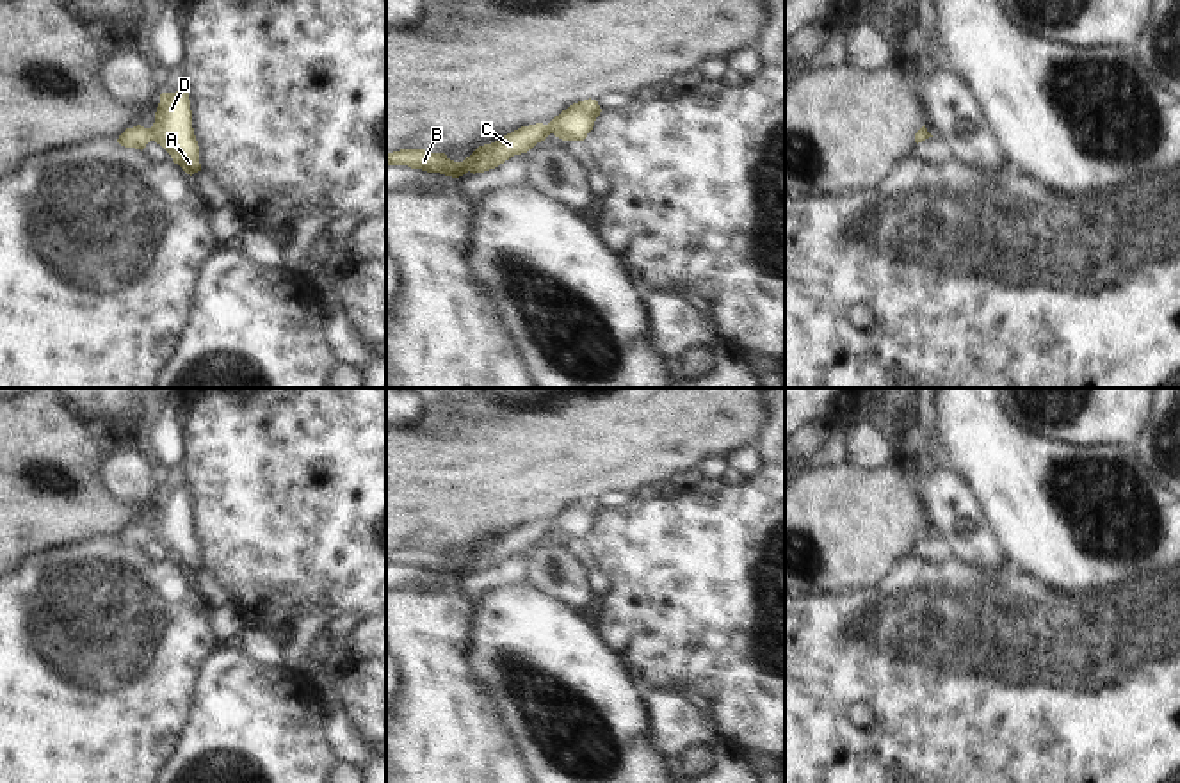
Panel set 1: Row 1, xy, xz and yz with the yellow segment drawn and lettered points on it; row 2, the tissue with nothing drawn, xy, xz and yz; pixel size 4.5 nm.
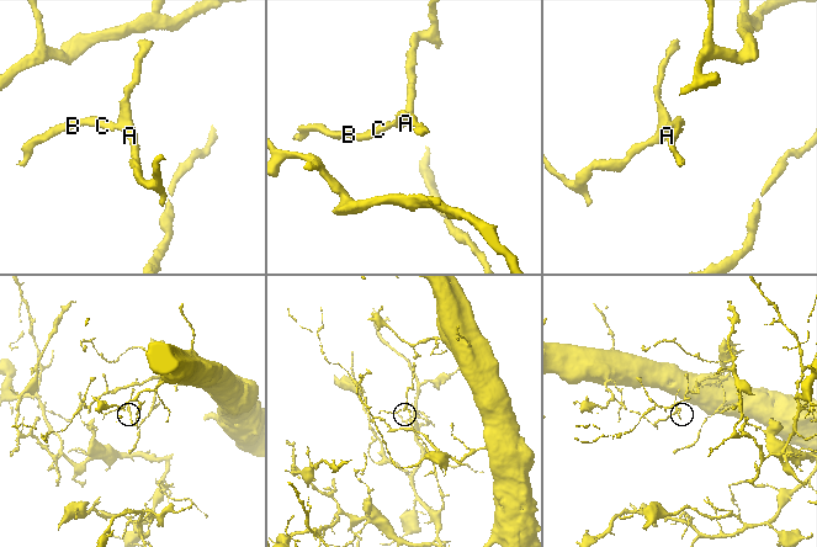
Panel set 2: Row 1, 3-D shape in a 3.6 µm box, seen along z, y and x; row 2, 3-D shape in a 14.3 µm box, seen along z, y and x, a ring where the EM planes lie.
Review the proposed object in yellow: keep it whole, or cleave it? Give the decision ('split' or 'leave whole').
leave whole

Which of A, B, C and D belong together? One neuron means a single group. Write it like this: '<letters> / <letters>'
A B C D

